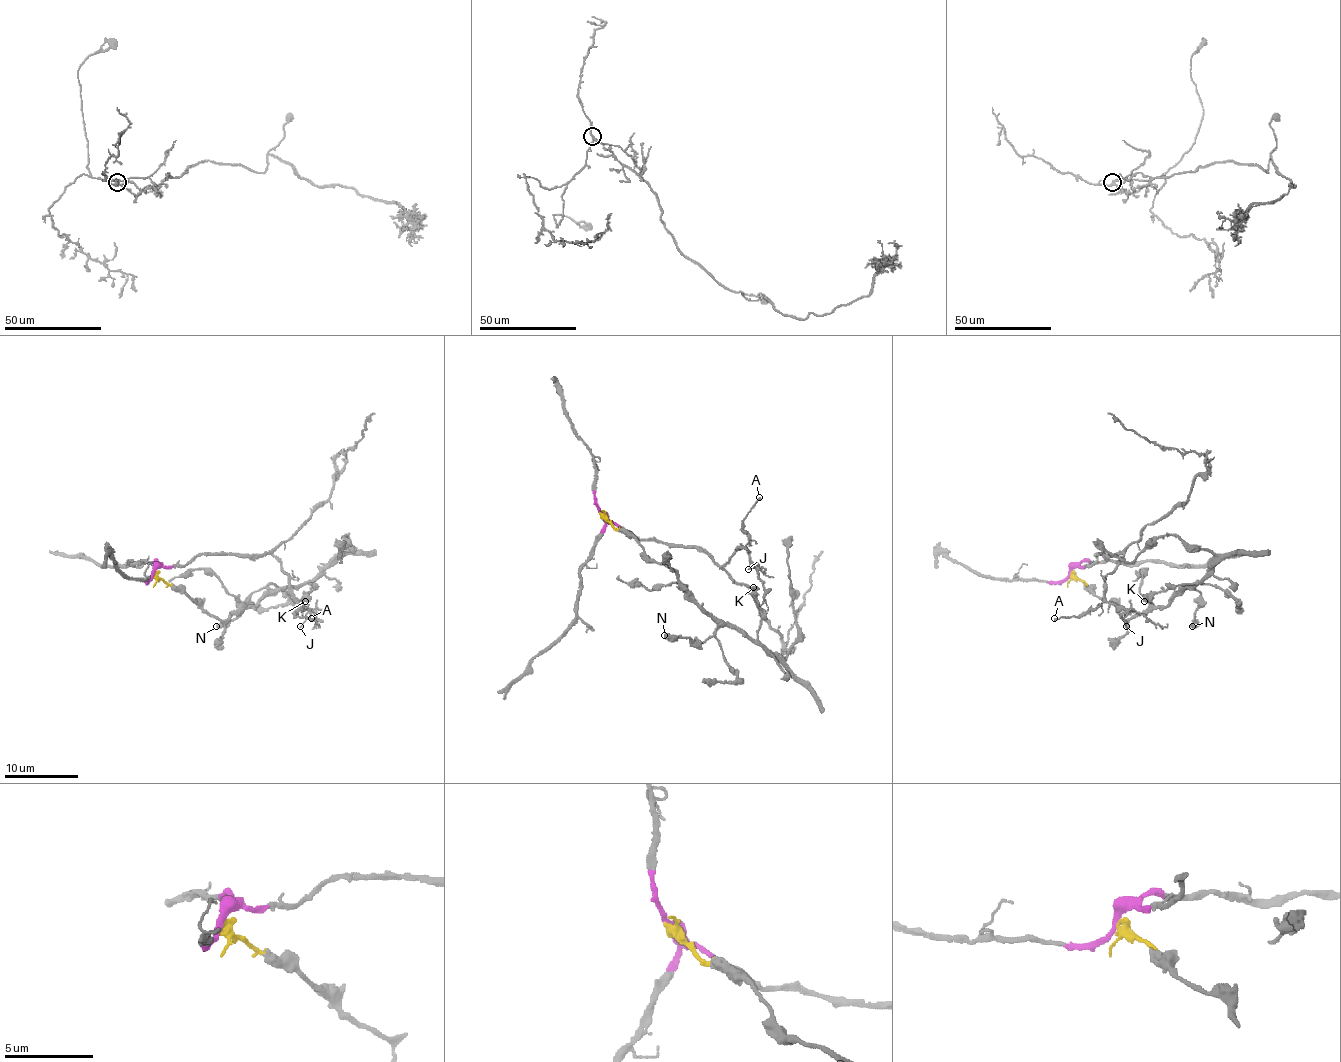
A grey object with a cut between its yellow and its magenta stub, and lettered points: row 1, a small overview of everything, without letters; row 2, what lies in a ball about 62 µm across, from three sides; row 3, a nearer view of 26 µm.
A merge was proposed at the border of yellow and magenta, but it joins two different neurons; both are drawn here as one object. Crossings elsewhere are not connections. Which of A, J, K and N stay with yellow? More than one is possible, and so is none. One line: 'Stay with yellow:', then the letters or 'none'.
Stay with yellow: K, N

